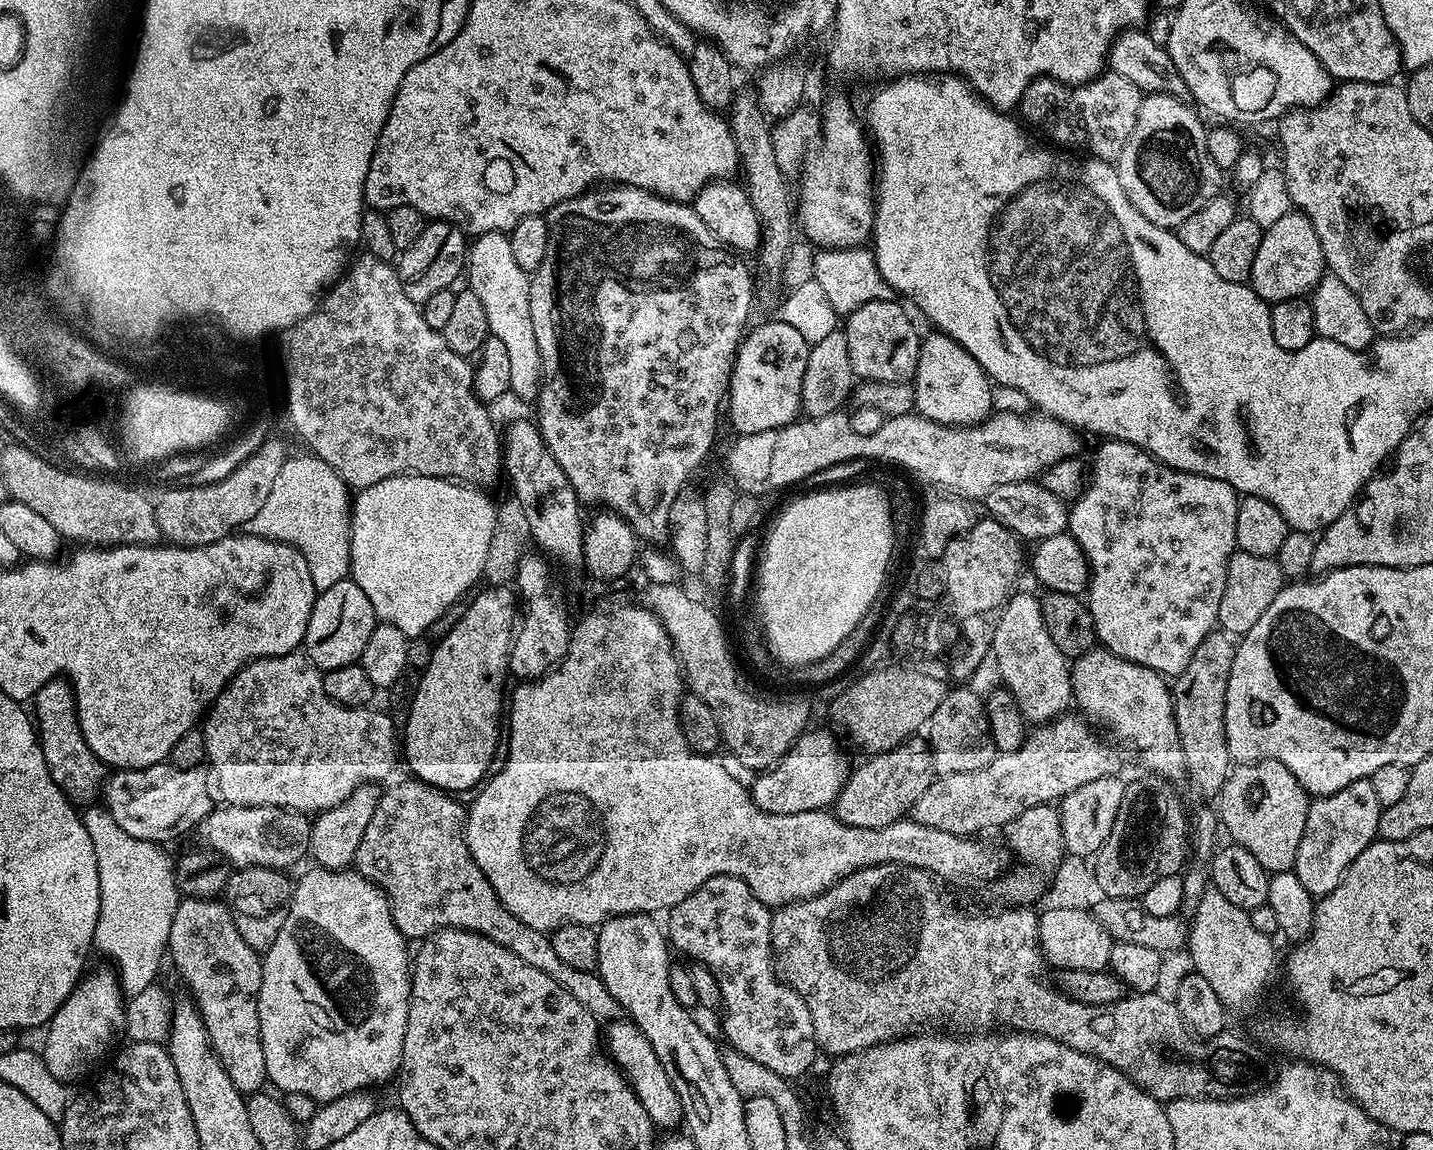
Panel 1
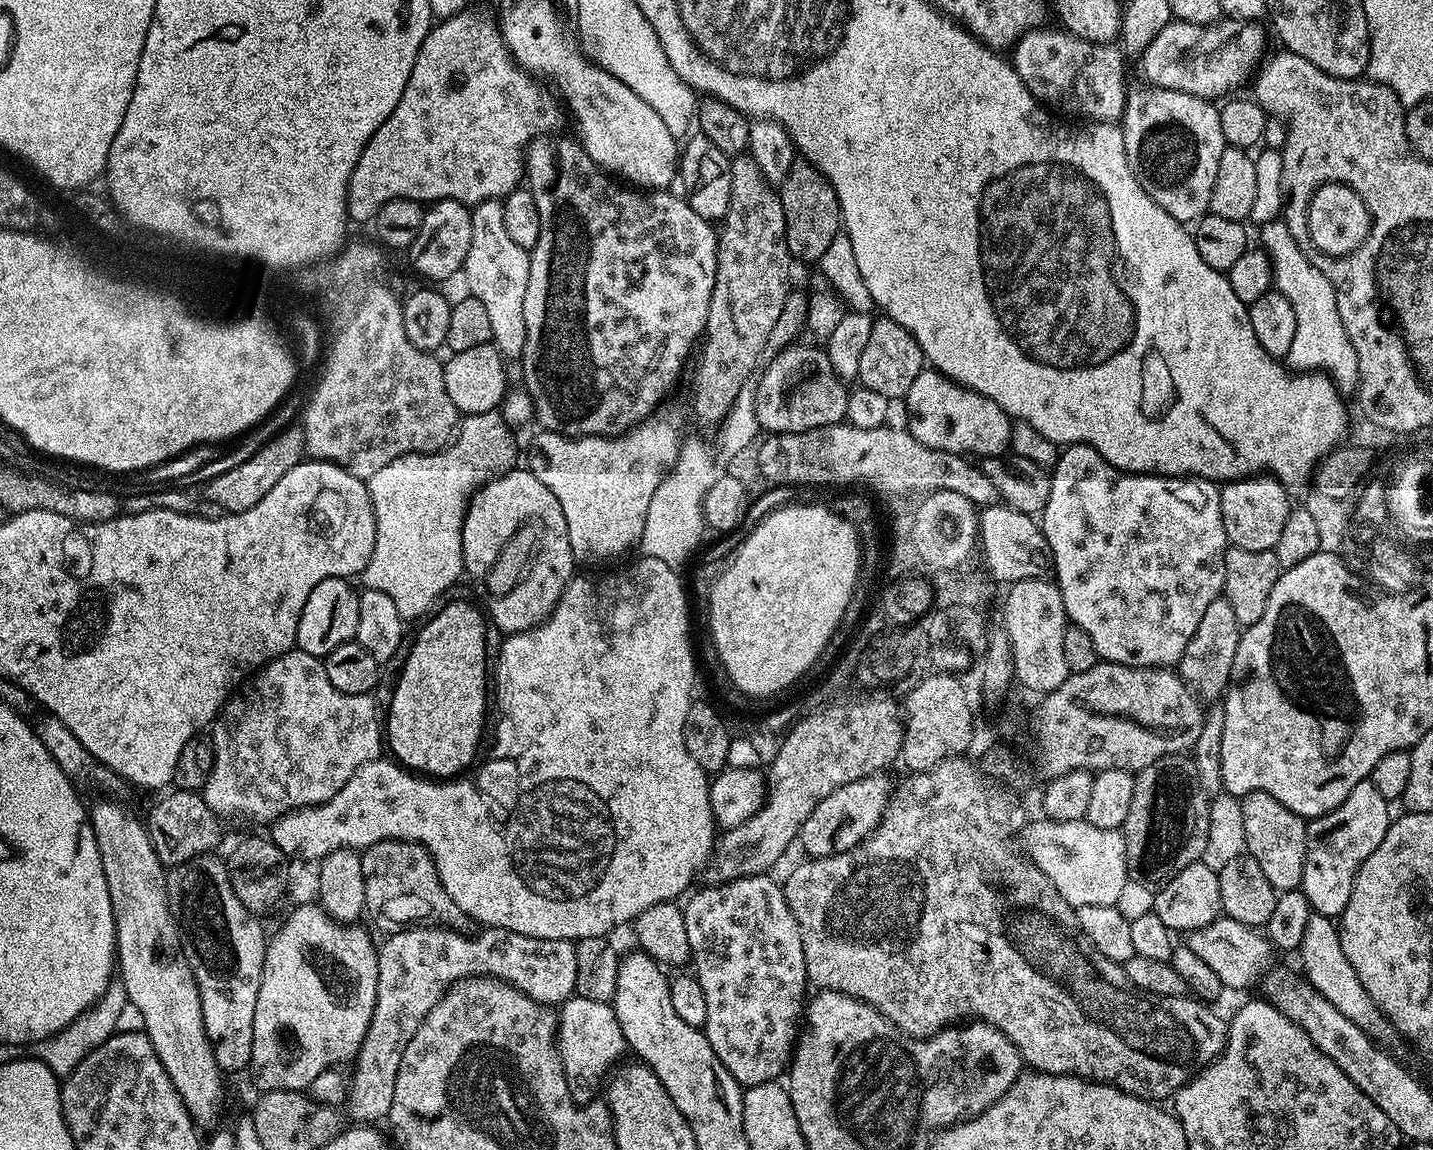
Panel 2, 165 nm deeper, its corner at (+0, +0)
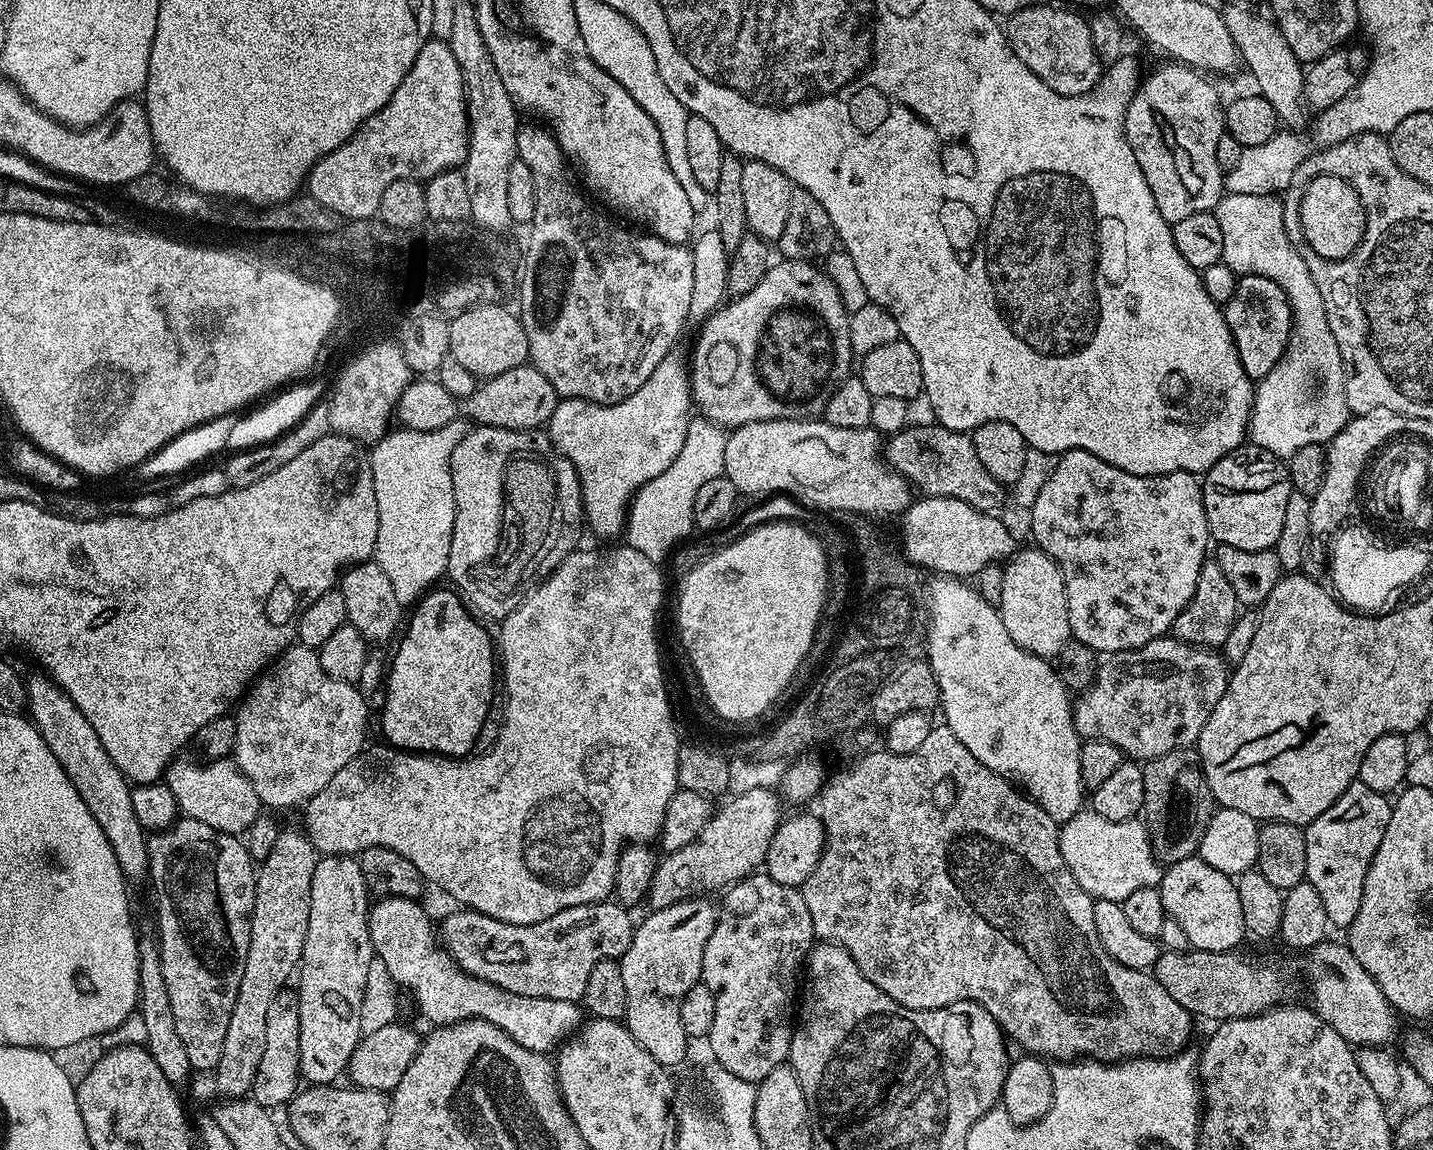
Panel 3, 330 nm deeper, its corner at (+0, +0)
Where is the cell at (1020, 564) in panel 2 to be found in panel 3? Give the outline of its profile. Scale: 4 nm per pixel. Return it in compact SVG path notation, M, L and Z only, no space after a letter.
M924 496L923 498L917 499L908 508L908 511L903 513L902 519L904 520L900 524L900 540L904 543L904 549L902 549L903 555L906 559L916 565L921 570L927 570L927 568L933 568L933 573L943 574L945 576L955 576L957 578L976 578L983 567L990 566L991 564L1000 564L1001 562L1007 561L1009 557L1017 551L1018 543L1012 537L1012 532L999 520L999 515L991 512L979 512L974 506L970 506L966 502L962 502L958 498L946 498L945 496Z

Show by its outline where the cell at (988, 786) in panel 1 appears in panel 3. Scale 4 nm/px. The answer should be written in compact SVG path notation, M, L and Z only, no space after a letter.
M1169 634L1146 642L1146 646L1129 652L1111 653L1101 663L1094 682L1075 697L1072 717L1076 731L1084 740L1110 742L1124 751L1125 757L1136 762L1147 762L1179 748L1190 748L1202 734L1206 718L1218 706L1218 698L1228 685L1229 665L1224 665L1219 651L1196 648Z

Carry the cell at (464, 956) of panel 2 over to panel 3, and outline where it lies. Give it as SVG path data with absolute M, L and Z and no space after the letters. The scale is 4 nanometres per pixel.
M601 902L598 904L587 904L586 906L570 906L566 910L562 910L558 914L554 914L537 924L507 924L498 918L490 918L481 912L471 910L456 911L460 912L450 913L441 924L440 921L438 924L438 940L444 951L452 955L452 960L456 965L462 971L468 973L469 976L476 976L480 980L490 982L502 990L510 990L510 994L522 994L530 998L562 998L563 1000L583 1001L586 981L590 978L590 970L594 970L594 966L598 966L600 960L616 960L623 956L625 950L630 946L634 931L634 920L628 917L628 914L630 914L629 909L619 902Z

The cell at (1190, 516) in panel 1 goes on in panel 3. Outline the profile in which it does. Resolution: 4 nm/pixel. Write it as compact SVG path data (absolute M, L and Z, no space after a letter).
M1072 448L1057 459L1054 474L1050 474L1046 486L1042 486L1034 506L1030 510L1030 516L1032 516L1032 536L1036 539L1033 540L1035 547L1043 550L1060 567L1060 573L1064 575L1066 610L1072 631L1071 639L1090 646L1097 654L1129 652L1146 646L1146 642L1156 640L1159 636L1169 635L1178 614L1182 614L1182 610L1186 610L1186 606L1194 598L1194 590L1198 586L1198 574L1202 574L1202 566L1210 556L1210 548L1208 552L1210 537L1204 509L1204 489L1201 481L1190 472L1171 472L1165 476L1135 476L1126 474L1126 470L1118 470L1114 466L1102 462L1102 458L1098 458L1086 450Z

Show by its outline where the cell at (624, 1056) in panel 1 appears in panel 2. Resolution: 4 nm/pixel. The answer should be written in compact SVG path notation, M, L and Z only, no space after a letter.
M575 994L559 1005L556 1049L562 1062L562 1070L566 1074L566 1086L572 1095L572 1101L581 1106L589 1103L588 1091L599 1084L601 1087L605 1077L625 1059L624 1052L629 1051L622 1026L618 1026L618 1018L611 1003L593 1002L591 998Z

